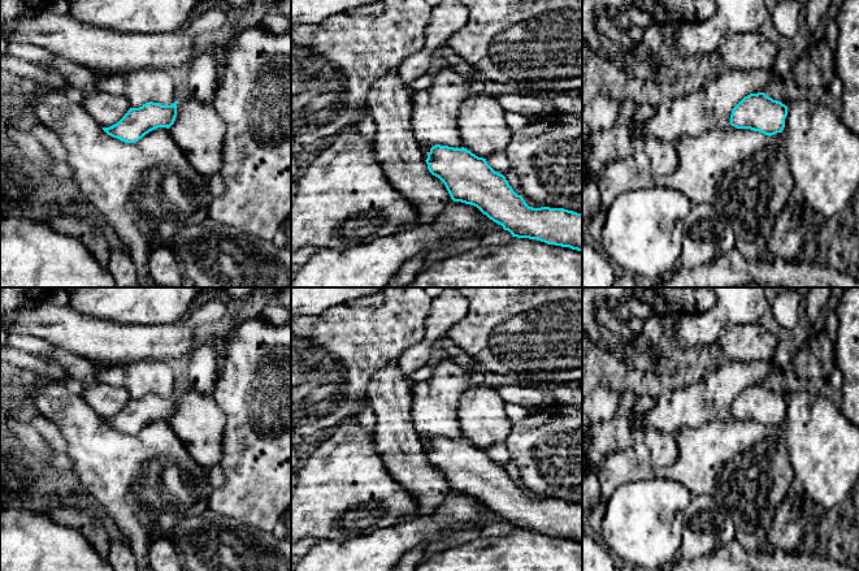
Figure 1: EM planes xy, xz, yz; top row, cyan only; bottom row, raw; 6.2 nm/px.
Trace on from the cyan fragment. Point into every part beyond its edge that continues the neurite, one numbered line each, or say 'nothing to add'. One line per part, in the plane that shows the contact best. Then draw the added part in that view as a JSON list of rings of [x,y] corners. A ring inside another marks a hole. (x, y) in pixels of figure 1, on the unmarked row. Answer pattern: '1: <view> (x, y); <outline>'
nothing to add

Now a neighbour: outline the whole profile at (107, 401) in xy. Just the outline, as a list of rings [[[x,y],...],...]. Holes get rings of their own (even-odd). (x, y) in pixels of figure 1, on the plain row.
[[[90,380],[86,382],[82,398],[101,419],[117,415],[131,399],[127,390],[122,386]]]

